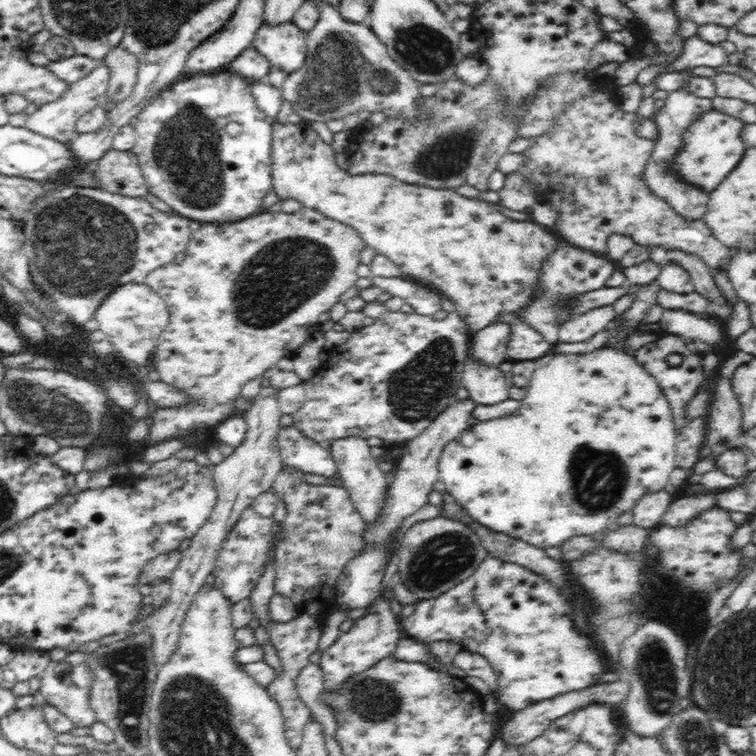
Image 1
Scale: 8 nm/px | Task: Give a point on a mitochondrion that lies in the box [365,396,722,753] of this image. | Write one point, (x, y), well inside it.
(441, 560)

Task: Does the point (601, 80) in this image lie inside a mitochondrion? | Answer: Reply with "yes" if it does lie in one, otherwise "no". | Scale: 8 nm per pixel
no

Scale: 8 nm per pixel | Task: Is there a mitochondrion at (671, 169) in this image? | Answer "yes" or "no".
no

